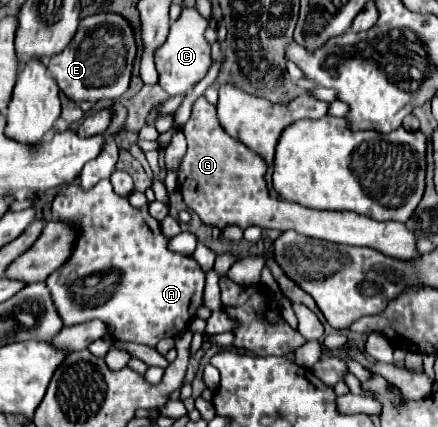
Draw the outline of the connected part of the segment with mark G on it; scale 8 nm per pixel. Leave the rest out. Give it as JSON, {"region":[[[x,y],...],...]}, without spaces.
{"region":[[[204,96],[194,102],[192,116],[184,126],[184,136],[188,142],[188,152],[180,162],[178,190],[182,192],[186,206],[194,210],[204,224],[214,224],[218,228],[238,224],[240,228],[260,226],[280,232],[294,230],[302,236],[326,242],[368,246],[402,260],[416,256],[416,238],[402,222],[378,222],[356,212],[312,210],[294,202],[272,198],[264,182],[264,174],[268,170],[266,160],[222,128],[216,116],[216,106],[212,106]]]}

